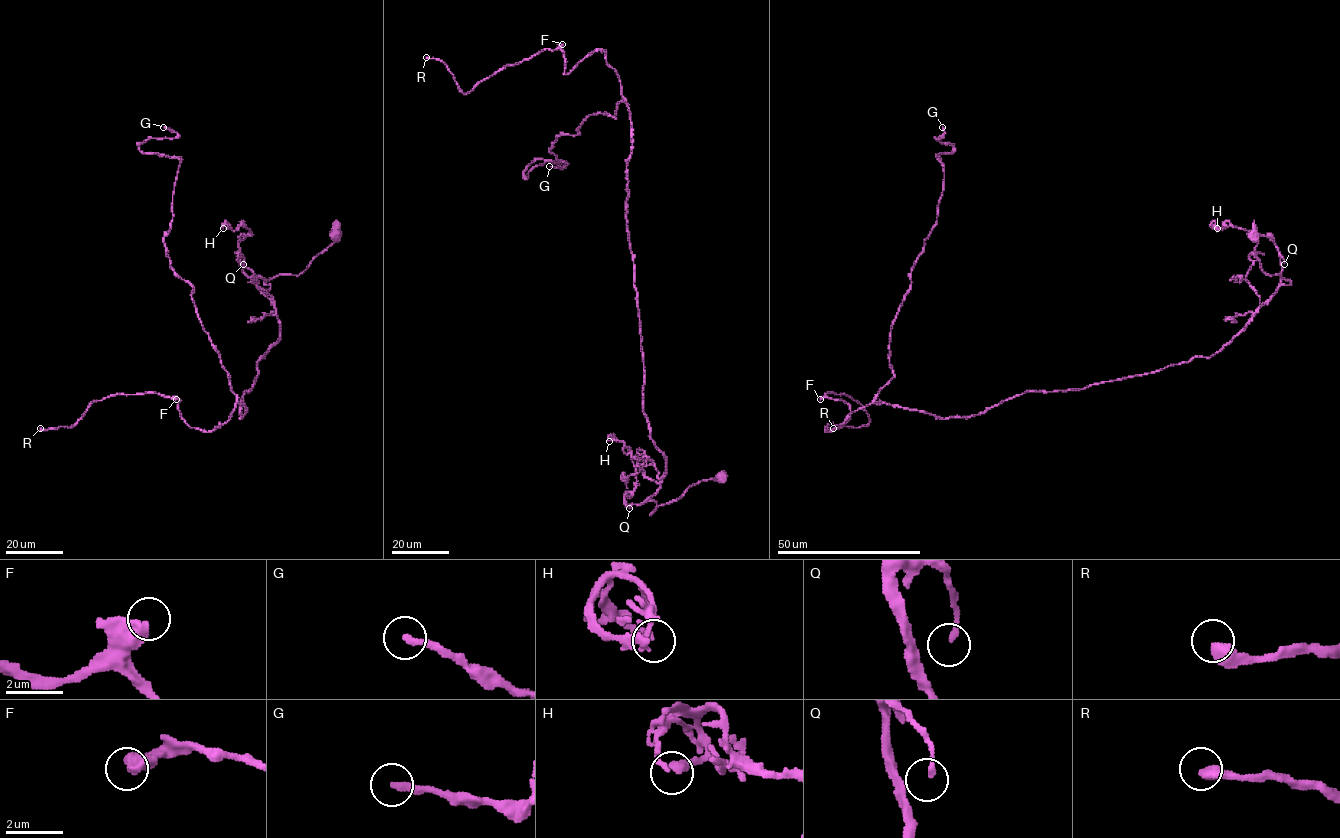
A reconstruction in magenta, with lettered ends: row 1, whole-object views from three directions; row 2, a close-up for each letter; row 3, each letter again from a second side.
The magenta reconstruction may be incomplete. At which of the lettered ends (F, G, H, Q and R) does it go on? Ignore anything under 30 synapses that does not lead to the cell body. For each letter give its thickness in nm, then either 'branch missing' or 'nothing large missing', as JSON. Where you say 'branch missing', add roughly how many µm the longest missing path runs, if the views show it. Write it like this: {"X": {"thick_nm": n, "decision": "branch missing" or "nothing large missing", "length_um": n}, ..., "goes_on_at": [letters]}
{"F": {"thick_nm": 480, "decision": "nothing large missing"}, "G": {"thick_nm": 240, "decision": "nothing large missing"}, "H": {"thick_nm": 170, "decision": "nothing large missing"}, "Q": {"thick_nm": 170, "decision": "nothing large missing"}, "R": {"thick_nm": 440, "decision": "branch missing", "length_um": 50}, "goes_on_at": ["R"]}

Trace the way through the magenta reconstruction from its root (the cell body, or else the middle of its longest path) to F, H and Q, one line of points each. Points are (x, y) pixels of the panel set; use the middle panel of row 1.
F: (721, 475), (650, 514), (666, 456), (643, 411), (626, 222), (631, 117), (605, 52), (565, 74), (562, 44)
H: (721, 475), (692, 485), (650, 514), (654, 501), (624, 503), (636, 469), (624, 443), (614, 434), (609, 441)
Q: (721, 475), (719, 481), (707, 479), (692, 485), (651, 514), (654, 501), (624, 504), (629, 508)

